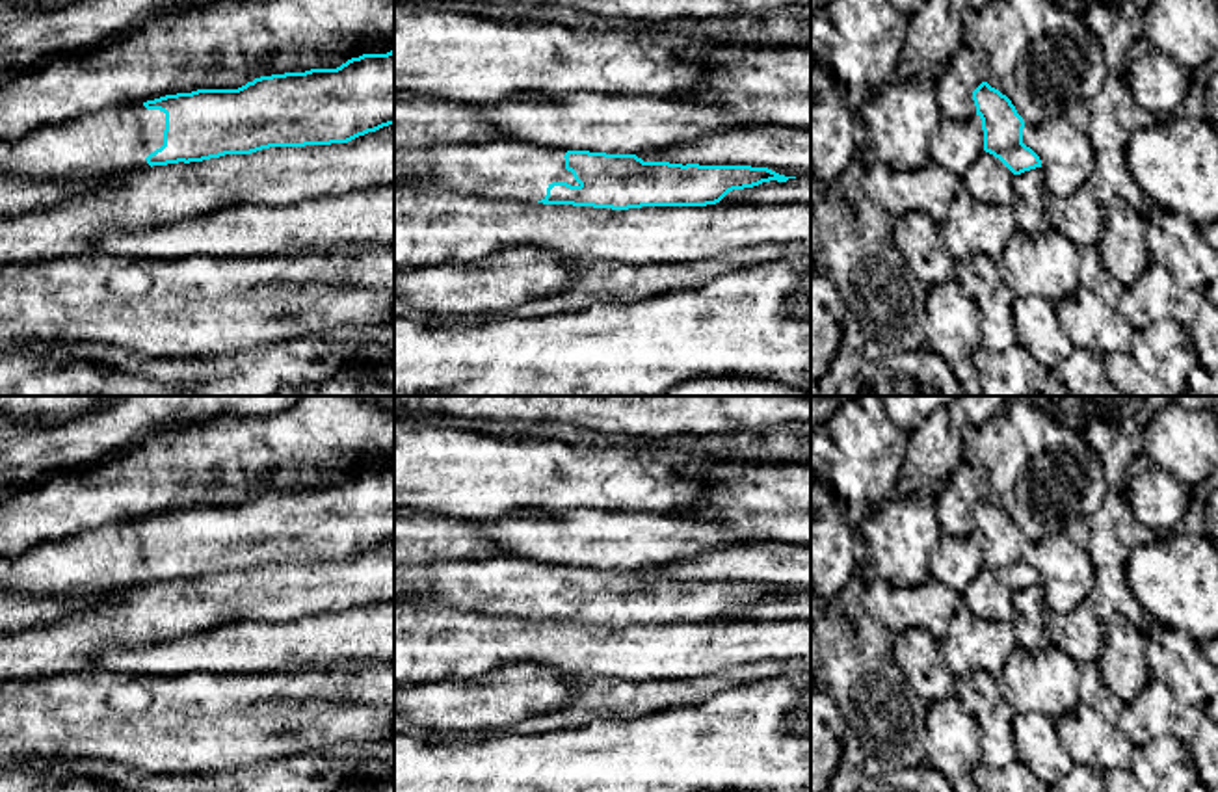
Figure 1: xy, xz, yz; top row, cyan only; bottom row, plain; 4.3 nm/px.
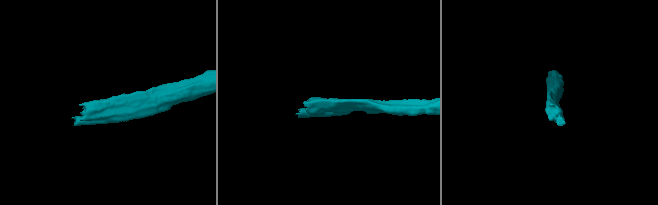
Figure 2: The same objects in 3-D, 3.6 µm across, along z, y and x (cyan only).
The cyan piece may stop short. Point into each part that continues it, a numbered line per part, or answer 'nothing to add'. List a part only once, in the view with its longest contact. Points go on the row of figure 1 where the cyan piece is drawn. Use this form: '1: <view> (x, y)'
1: xz (503, 170)

